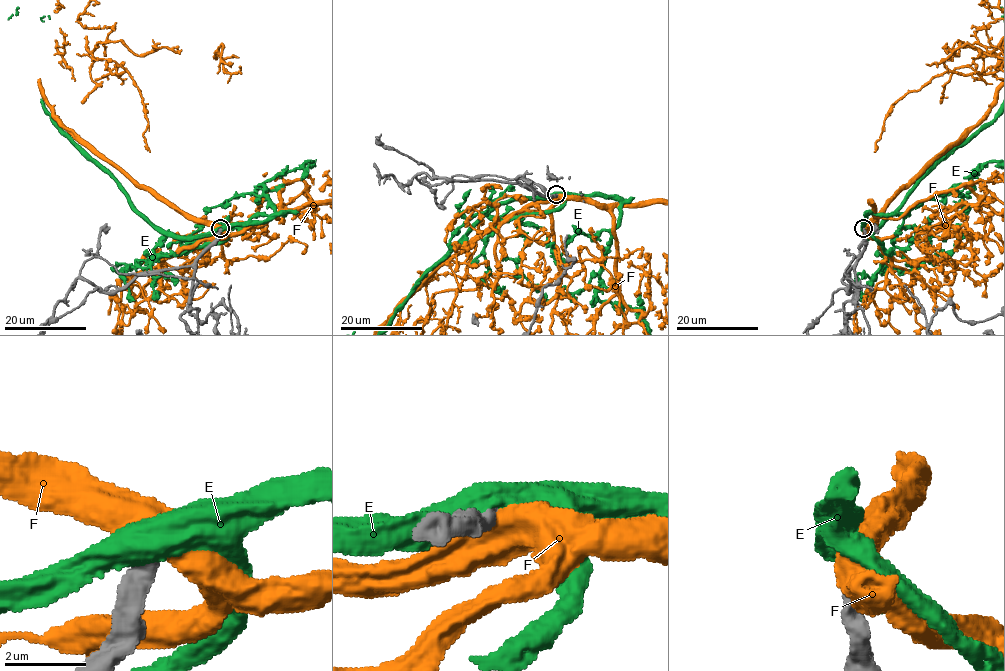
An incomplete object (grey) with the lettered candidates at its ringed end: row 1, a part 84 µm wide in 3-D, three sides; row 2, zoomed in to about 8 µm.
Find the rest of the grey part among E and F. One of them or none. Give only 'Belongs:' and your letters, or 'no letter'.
Belongs: no letter

